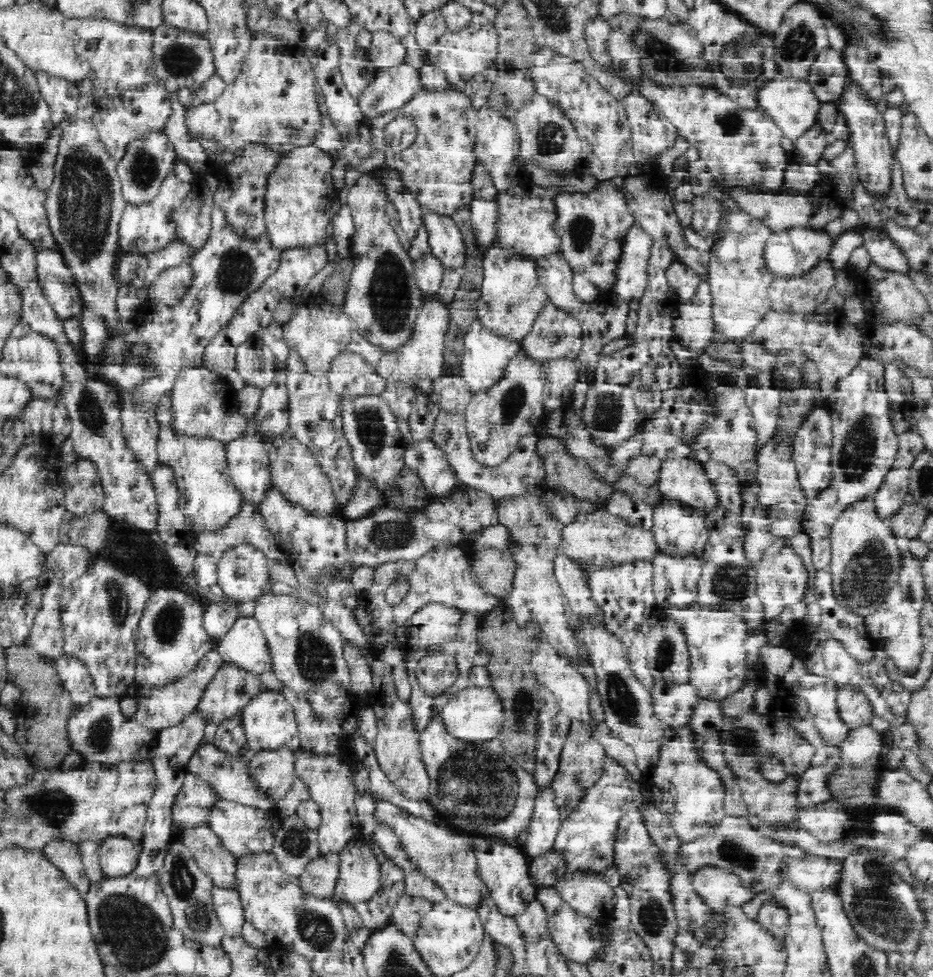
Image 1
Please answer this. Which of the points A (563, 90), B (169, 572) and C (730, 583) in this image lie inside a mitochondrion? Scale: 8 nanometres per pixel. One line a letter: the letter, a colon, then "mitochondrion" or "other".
A: other
B: other
C: mitochondrion

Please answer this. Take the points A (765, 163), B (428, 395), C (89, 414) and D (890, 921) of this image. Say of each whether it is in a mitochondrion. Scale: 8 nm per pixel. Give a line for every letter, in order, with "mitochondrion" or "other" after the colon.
A: mitochondrion
B: other
C: mitochondrion
D: mitochondrion

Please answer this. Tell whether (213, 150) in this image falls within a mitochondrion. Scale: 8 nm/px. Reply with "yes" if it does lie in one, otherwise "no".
no

